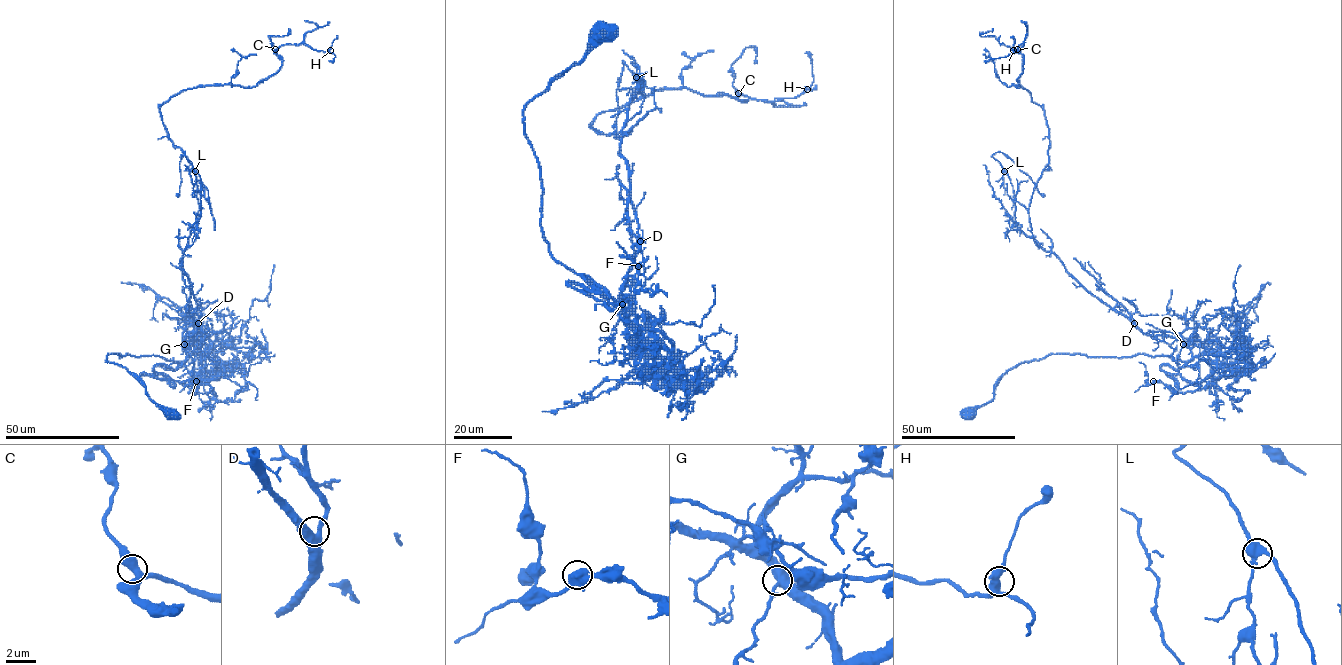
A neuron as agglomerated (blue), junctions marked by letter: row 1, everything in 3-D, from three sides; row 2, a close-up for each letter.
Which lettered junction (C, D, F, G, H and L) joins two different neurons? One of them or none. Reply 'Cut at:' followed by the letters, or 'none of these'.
Cut at: L

